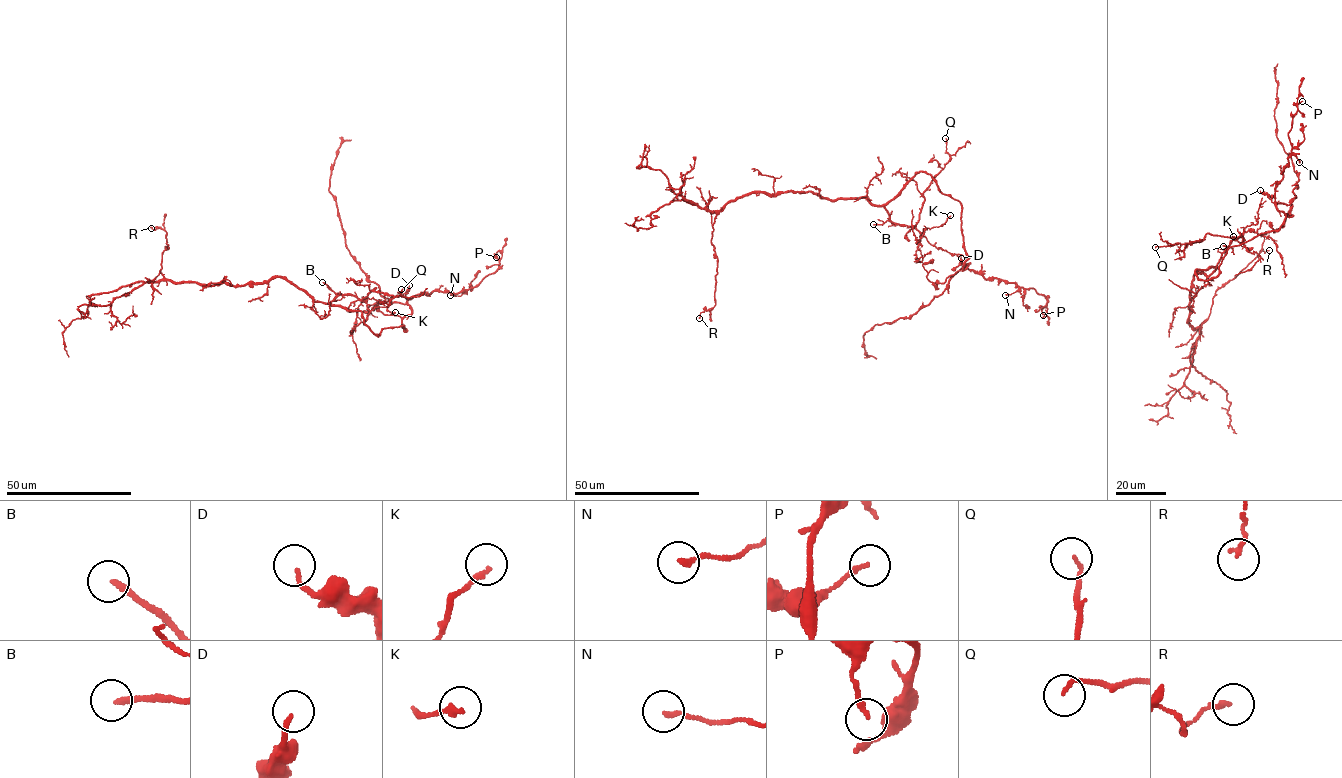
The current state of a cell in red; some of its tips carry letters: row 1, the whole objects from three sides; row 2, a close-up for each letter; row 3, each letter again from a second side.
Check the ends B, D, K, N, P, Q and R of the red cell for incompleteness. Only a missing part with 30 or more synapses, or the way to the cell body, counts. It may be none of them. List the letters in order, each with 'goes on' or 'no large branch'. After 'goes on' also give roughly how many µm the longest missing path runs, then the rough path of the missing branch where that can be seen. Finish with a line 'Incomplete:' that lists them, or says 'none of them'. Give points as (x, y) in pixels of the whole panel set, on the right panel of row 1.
B: goes on; about 40 µm are missing; missing branch runs (1223, 246), (1228, 227), (1240, 208)
D: no large branch
K: no large branch
N: no large branch
P: no large branch
Q: no large branch
R: no large branch
Incomplete: B

